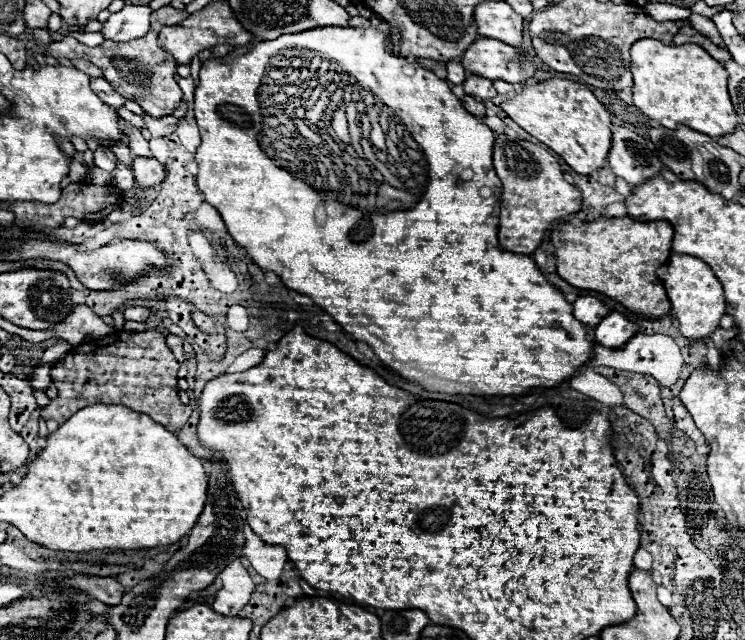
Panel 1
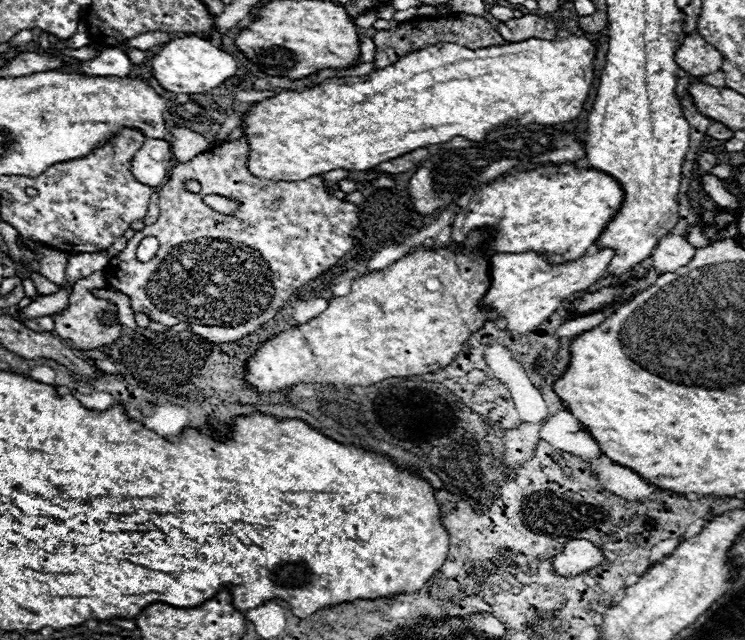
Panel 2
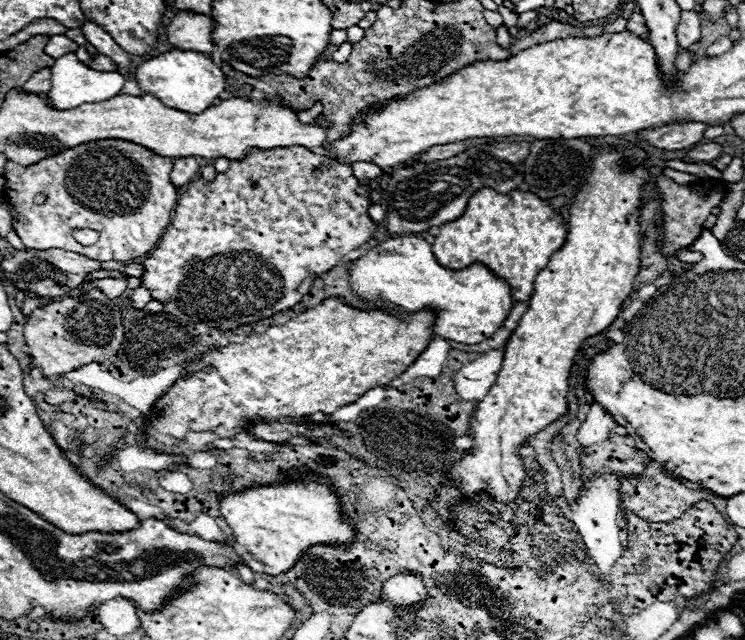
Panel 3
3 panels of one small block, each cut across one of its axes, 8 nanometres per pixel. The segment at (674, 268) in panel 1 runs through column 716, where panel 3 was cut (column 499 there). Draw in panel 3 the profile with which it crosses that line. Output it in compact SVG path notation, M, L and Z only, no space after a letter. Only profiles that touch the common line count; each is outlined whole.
M412 234L388 238L370 246L366 256L352 262L348 276L352 290L366 304L388 302L404 312L420 312L424 308L436 310L436 320L432 324L434 336L462 344L478 344L492 336L502 328L504 318L512 310L508 284L496 278L486 266L472 264L464 270L442 268L432 254L432 246L424 238Z

